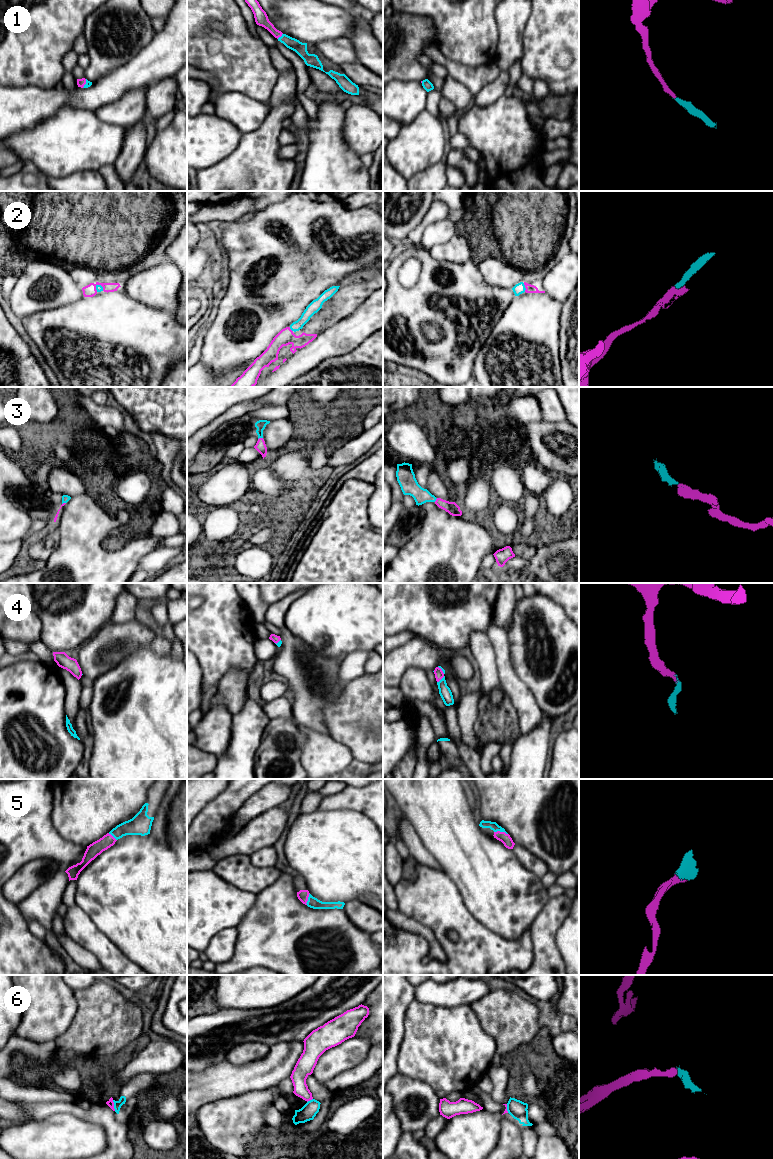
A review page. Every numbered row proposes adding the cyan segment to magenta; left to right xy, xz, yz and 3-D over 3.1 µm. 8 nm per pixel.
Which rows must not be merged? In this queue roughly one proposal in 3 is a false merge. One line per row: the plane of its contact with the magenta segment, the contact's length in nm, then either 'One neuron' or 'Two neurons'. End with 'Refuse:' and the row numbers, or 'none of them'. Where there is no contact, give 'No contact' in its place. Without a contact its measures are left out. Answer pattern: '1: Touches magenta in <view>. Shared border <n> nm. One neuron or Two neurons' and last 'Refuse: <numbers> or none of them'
1: Touches magenta in xz. Shared border 60 nm. One neuron
2: Touches magenta in yz. Shared border 70 nm. One neuron
3: Touches magenta in xz. Shared border 40 nm. One neuron
4: Touches magenta in yz. Shared border 80 nm. One neuron
5: Touches magenta in yz. Shared border 110 nm. One neuron
6: Touches magenta in xy. Shared border 90 nm. Two neurons
Refuse: 6

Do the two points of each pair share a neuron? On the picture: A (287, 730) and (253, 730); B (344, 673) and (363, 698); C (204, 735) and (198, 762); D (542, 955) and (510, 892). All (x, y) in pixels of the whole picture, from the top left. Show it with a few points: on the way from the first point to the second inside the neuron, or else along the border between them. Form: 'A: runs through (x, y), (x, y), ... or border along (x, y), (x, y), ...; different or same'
A: border along (270, 719), (263, 732), (260, 745), (255, 752); different
B: border along (366, 674), (345, 684); different
C: border along (197, 747), (217, 757); different
D: border along (542, 909), (529, 929); different

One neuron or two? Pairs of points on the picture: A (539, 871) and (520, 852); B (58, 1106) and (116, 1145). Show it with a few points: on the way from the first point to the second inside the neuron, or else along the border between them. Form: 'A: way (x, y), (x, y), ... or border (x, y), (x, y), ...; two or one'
A: way (534, 866), (525, 857); one
B: way (76, 1110), (85, 1115), (99, 1115), (111, 1127); one

